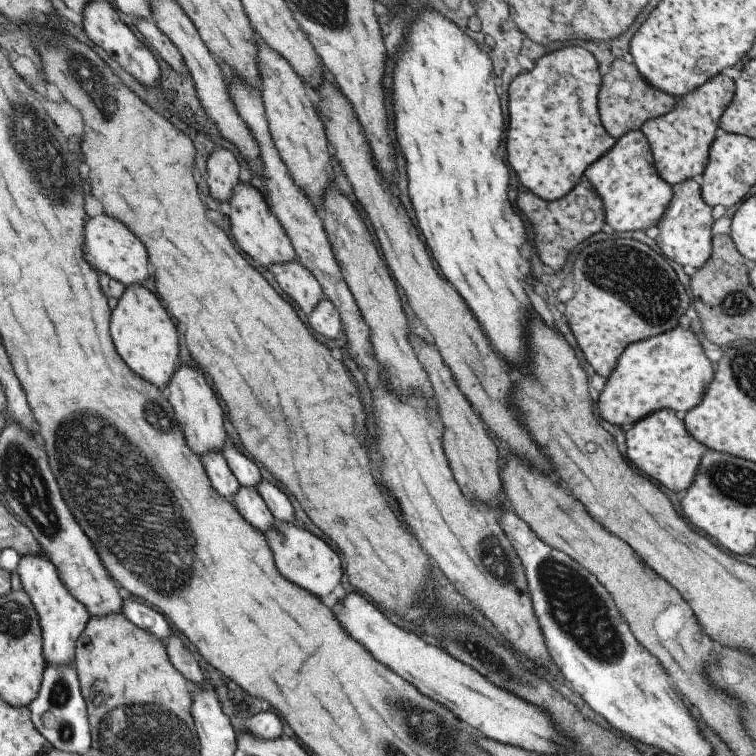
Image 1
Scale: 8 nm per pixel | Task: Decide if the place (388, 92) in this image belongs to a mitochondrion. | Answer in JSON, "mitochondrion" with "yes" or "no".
{"mitochondrion":"no"}

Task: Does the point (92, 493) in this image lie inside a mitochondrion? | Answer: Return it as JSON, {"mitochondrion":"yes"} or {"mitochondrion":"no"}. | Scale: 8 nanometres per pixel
{"mitochondrion":"yes"}

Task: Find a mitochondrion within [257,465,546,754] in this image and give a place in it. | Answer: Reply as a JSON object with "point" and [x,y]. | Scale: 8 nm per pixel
{"point":[457,634]}

